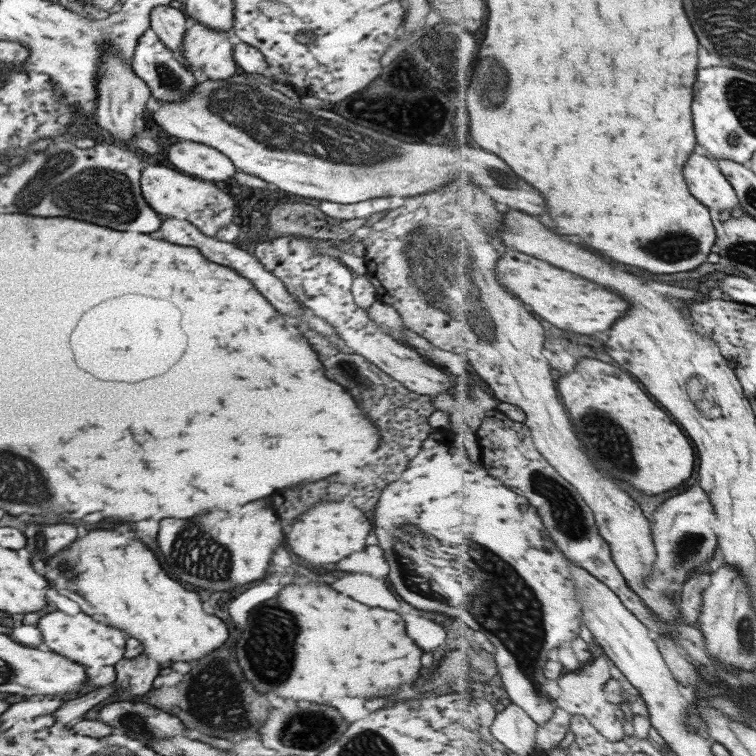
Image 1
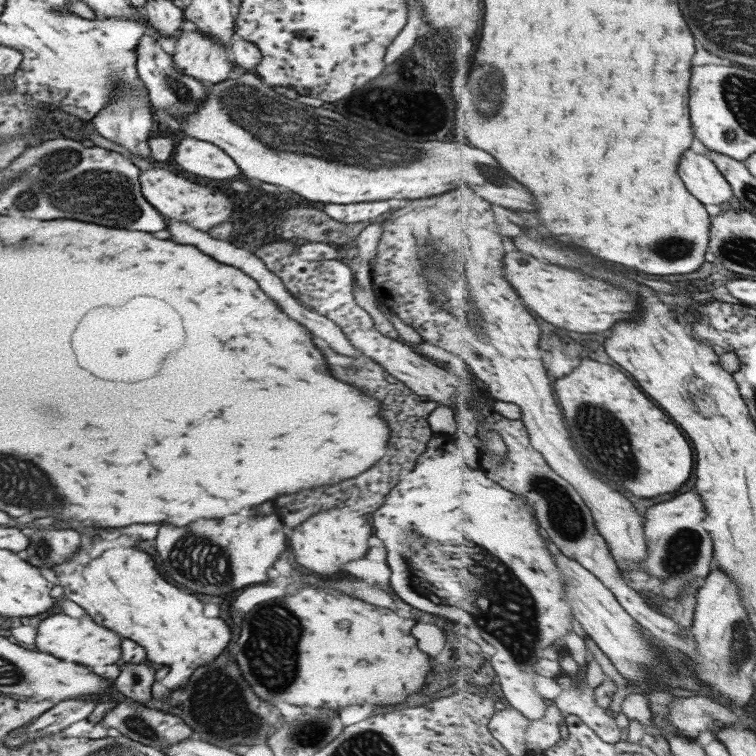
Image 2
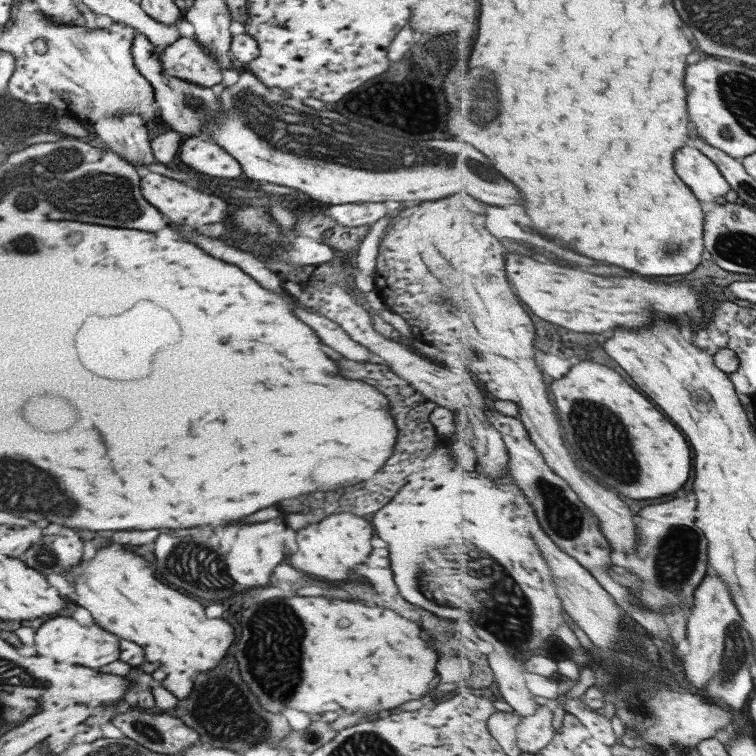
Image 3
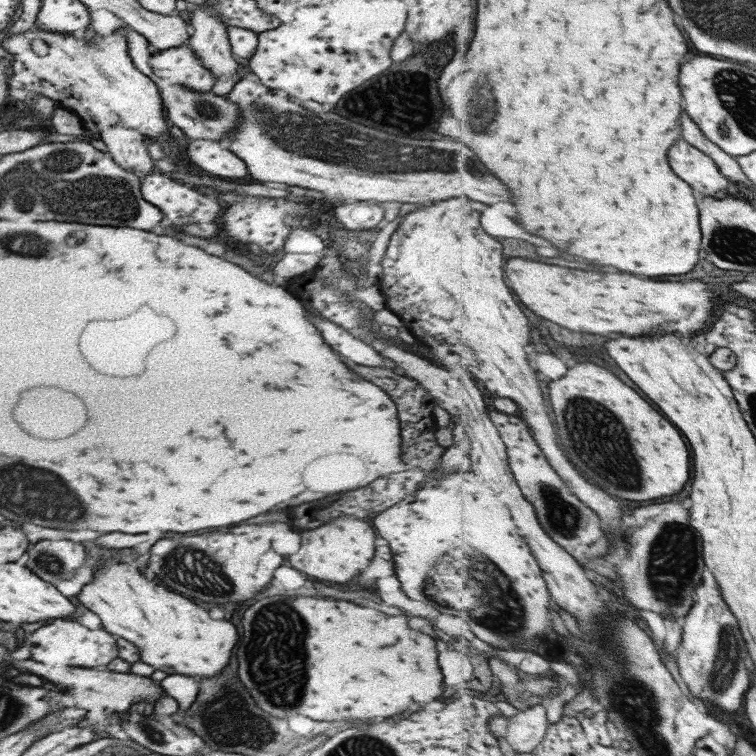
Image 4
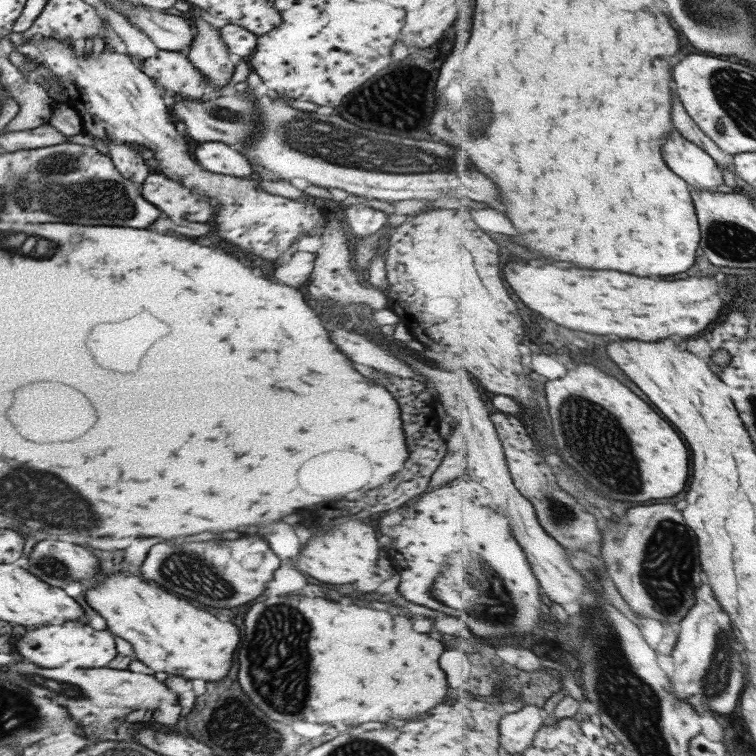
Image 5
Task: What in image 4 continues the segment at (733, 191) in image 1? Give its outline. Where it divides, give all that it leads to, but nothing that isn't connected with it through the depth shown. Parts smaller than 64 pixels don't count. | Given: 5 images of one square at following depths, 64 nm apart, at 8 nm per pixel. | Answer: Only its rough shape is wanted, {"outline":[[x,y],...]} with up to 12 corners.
{"outline":[[684,138],[670,162],[699,195],[730,186],[714,157]]}

